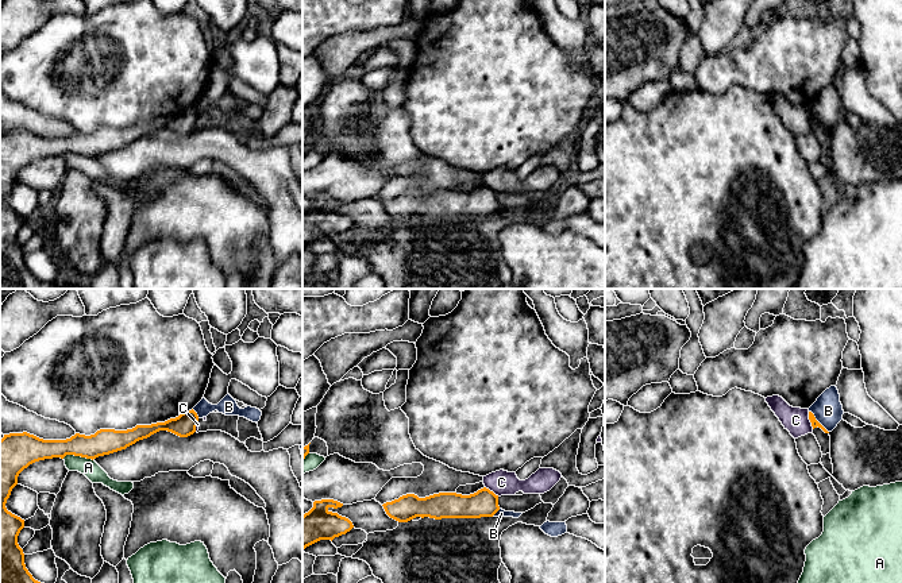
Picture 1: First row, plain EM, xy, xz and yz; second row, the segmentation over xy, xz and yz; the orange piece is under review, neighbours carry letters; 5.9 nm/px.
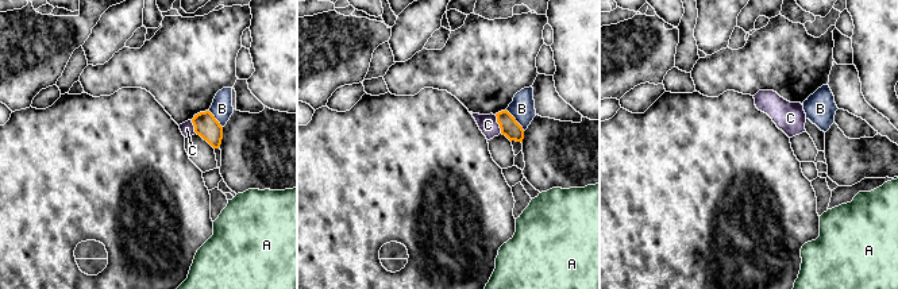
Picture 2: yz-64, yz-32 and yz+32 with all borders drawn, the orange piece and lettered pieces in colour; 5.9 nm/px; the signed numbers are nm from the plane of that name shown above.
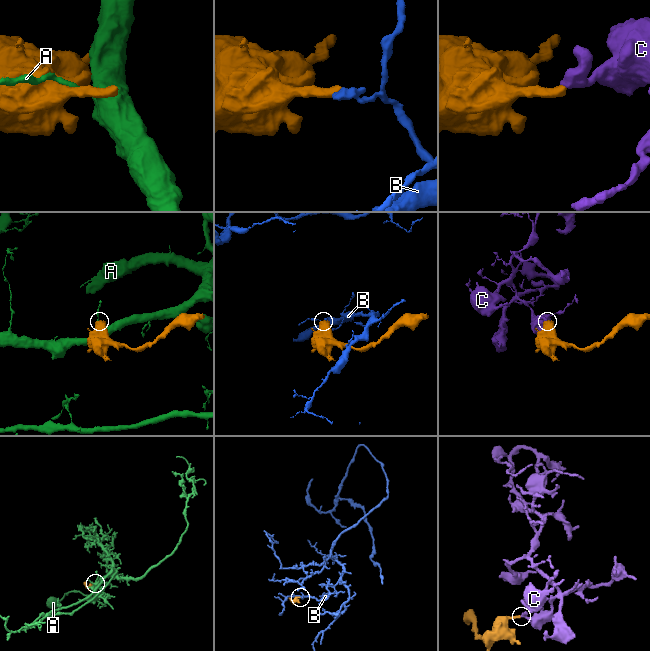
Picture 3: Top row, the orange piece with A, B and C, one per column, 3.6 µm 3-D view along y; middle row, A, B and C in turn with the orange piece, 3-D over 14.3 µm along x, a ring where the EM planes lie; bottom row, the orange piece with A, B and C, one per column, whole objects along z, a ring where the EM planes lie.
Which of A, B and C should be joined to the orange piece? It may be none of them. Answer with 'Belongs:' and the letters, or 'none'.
Belongs: none

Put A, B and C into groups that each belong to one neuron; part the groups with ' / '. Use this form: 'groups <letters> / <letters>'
groups A / B / C

